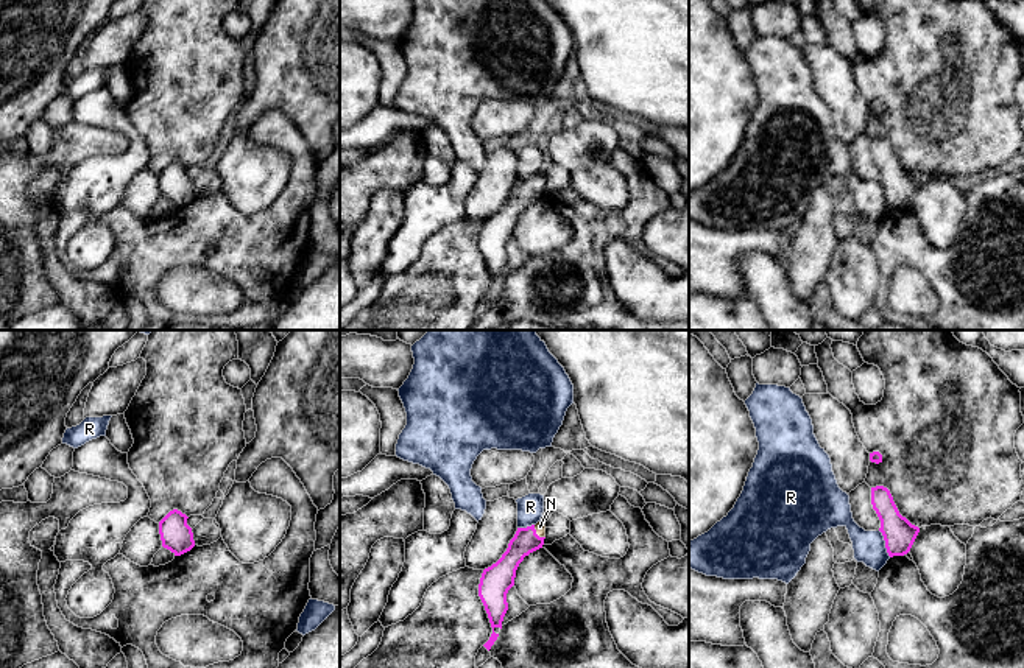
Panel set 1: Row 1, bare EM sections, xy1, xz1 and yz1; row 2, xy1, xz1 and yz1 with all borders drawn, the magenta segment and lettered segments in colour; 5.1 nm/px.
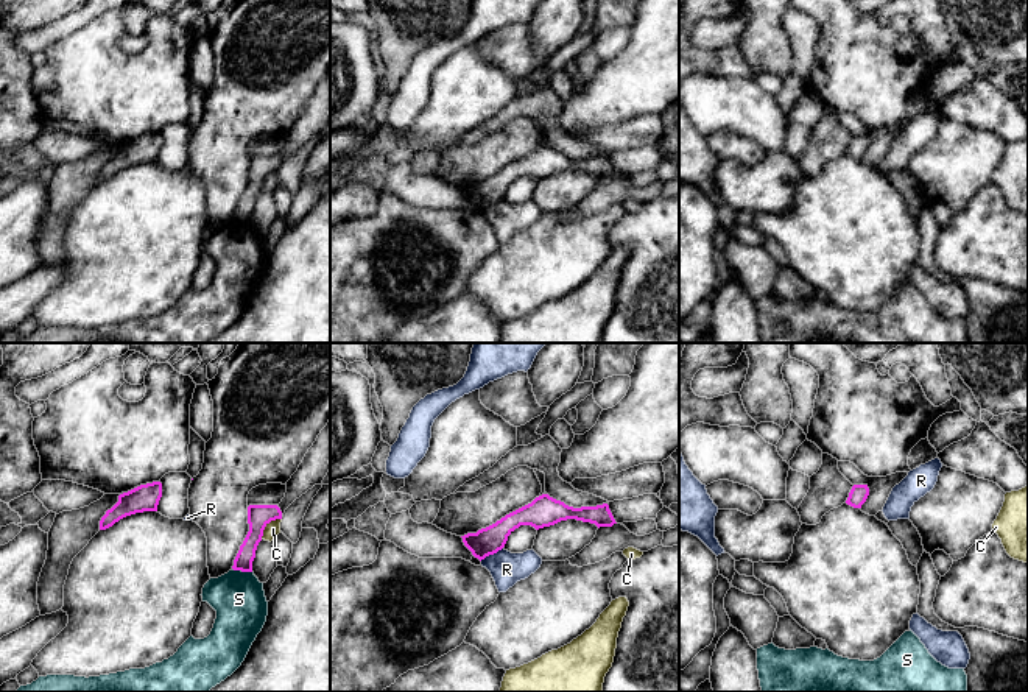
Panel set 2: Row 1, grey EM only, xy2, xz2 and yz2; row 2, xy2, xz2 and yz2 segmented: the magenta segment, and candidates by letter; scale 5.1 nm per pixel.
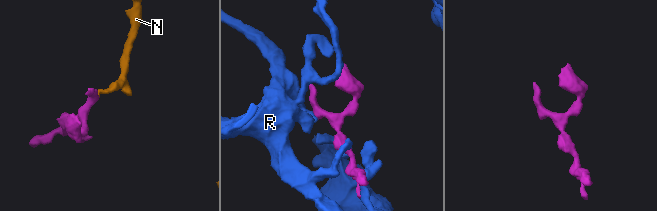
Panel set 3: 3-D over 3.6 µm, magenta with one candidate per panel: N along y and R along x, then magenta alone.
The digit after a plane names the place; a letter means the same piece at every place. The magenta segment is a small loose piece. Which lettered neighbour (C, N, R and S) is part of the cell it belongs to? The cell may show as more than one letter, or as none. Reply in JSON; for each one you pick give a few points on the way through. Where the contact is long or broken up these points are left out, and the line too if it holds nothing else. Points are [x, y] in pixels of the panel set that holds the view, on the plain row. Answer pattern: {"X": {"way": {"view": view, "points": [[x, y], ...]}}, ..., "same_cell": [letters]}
{"N": {"way": {"view": "xz1", "points": [[526, 192], [535, 184], [540, 178]]}}, "same_cell": ["N"]}

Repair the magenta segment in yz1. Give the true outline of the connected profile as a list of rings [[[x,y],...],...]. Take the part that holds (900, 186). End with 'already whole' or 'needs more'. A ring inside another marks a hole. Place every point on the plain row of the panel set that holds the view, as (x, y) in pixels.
[[[884,137],[871,139],[871,156],[881,171],[879,182],[884,187],[888,207],[907,206],[920,179],[899,165],[890,142]]]; already whole

